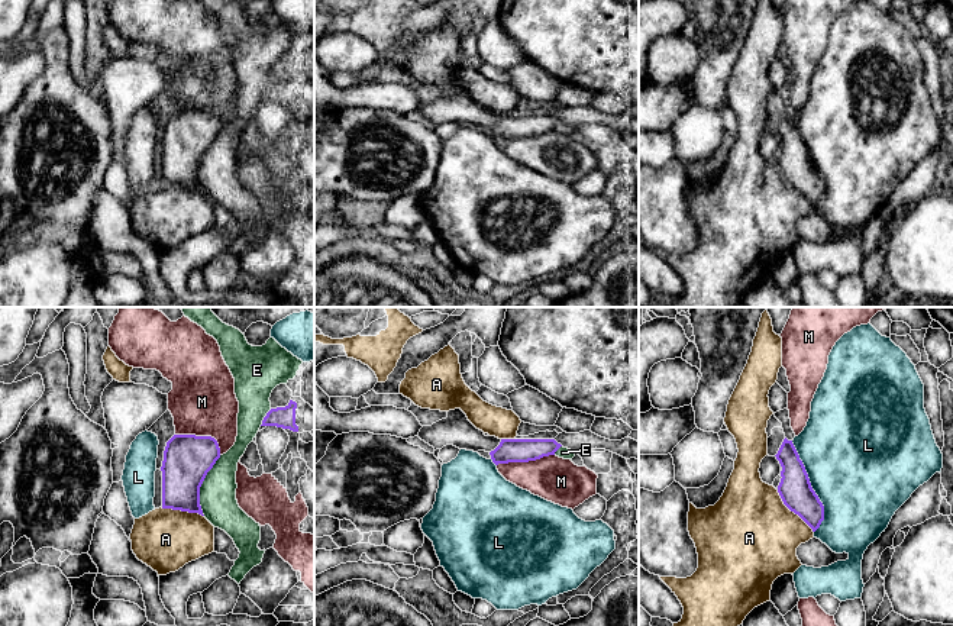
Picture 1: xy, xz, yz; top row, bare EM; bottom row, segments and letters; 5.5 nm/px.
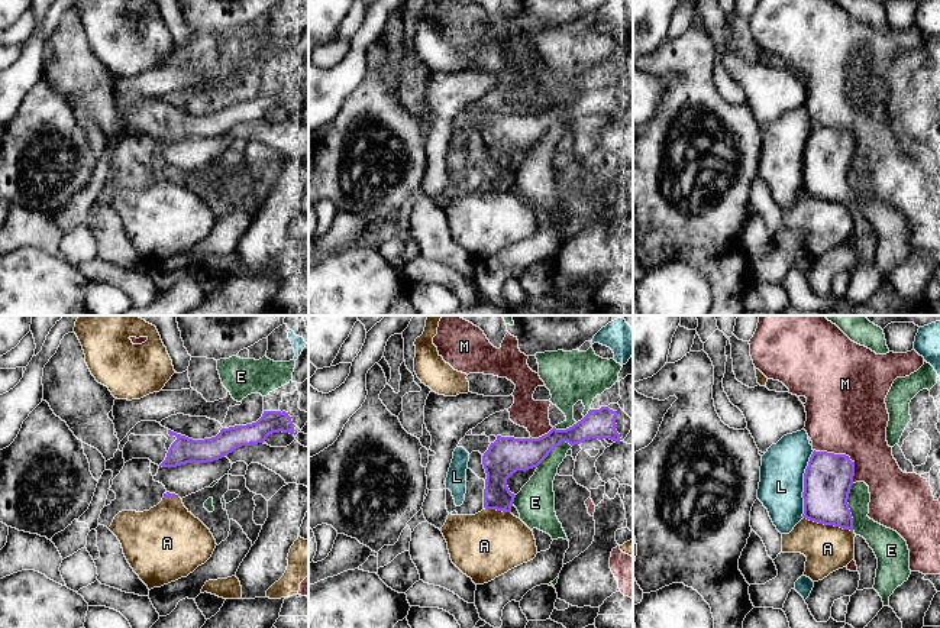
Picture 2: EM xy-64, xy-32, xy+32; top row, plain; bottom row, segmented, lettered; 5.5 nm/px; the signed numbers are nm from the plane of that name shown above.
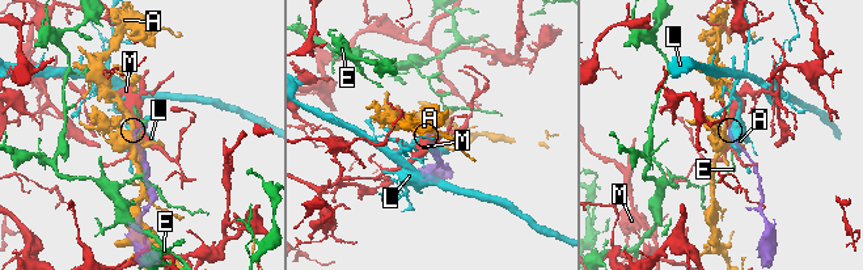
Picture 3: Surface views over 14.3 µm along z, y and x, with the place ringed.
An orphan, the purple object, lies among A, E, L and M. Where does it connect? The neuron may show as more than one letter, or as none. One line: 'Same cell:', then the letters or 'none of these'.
Same cell: none of these

